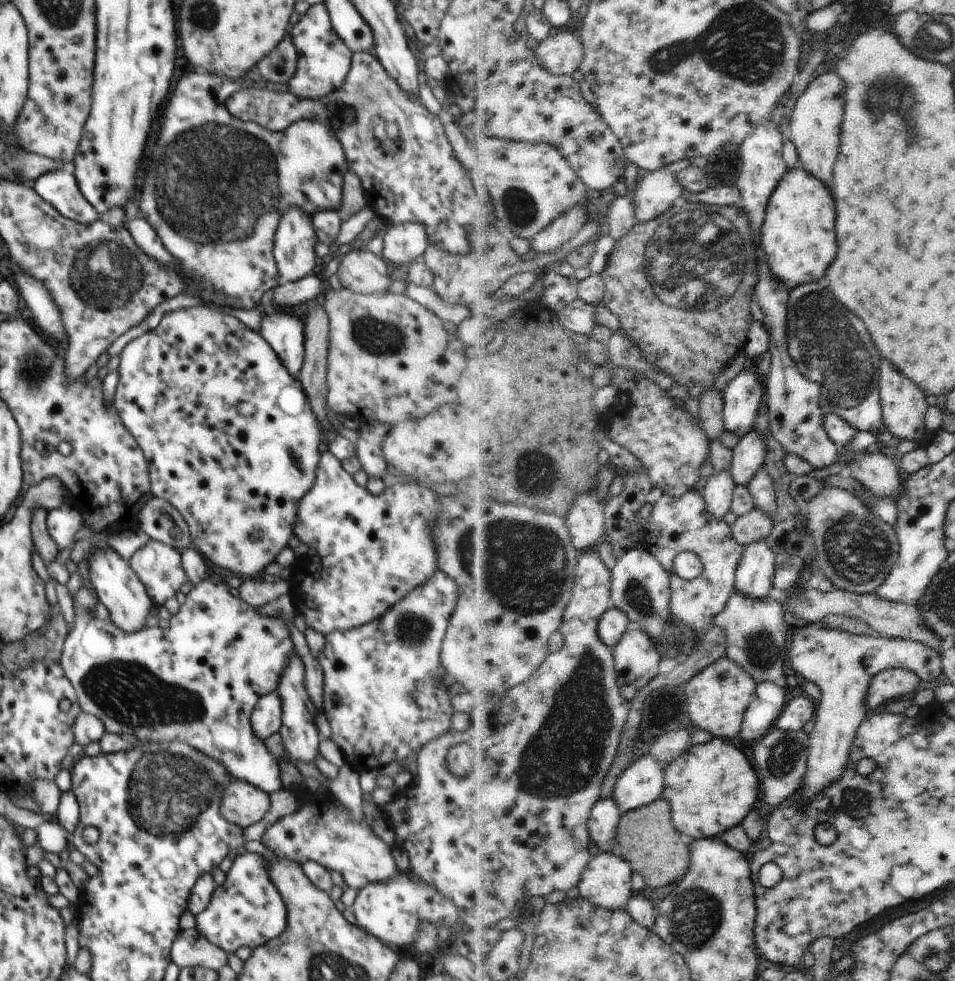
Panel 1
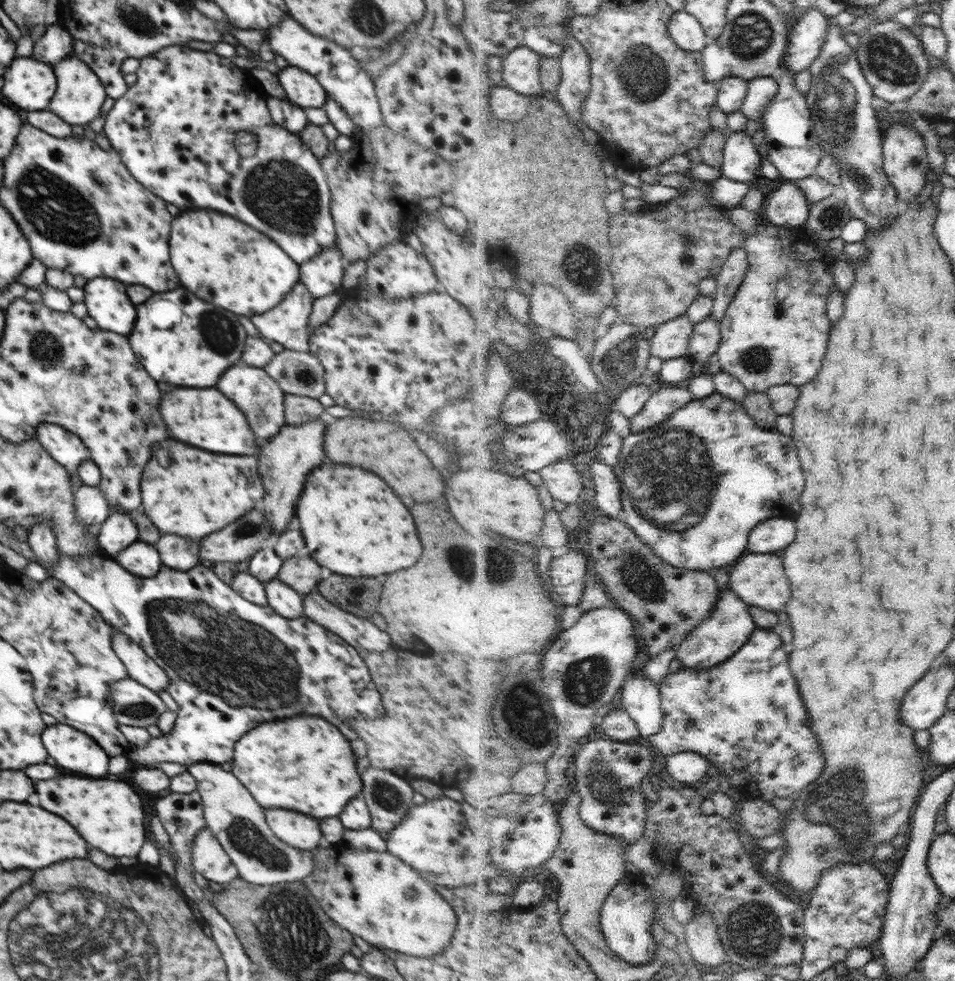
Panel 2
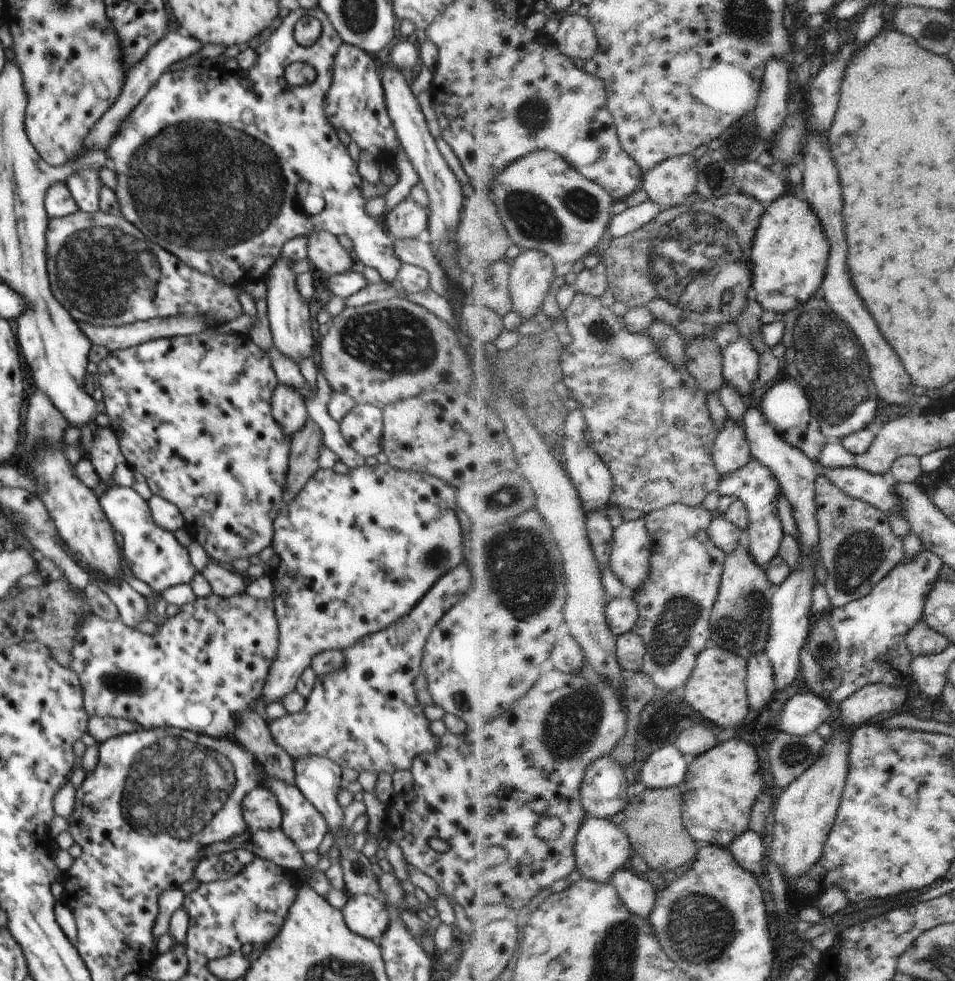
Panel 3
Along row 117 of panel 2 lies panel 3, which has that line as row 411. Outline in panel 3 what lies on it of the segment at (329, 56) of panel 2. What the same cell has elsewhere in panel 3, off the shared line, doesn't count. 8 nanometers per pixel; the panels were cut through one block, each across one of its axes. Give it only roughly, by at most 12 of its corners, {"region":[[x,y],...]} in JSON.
{"region":[[358,404],[339,422],[364,458],[382,452],[383,410]]}

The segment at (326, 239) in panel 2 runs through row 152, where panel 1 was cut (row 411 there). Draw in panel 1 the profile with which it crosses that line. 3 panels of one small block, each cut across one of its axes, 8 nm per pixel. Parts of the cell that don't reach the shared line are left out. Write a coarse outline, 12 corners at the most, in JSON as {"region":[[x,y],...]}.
{"region":[[210,306],[124,346],[153,496],[238,578],[325,447],[299,380]]}

